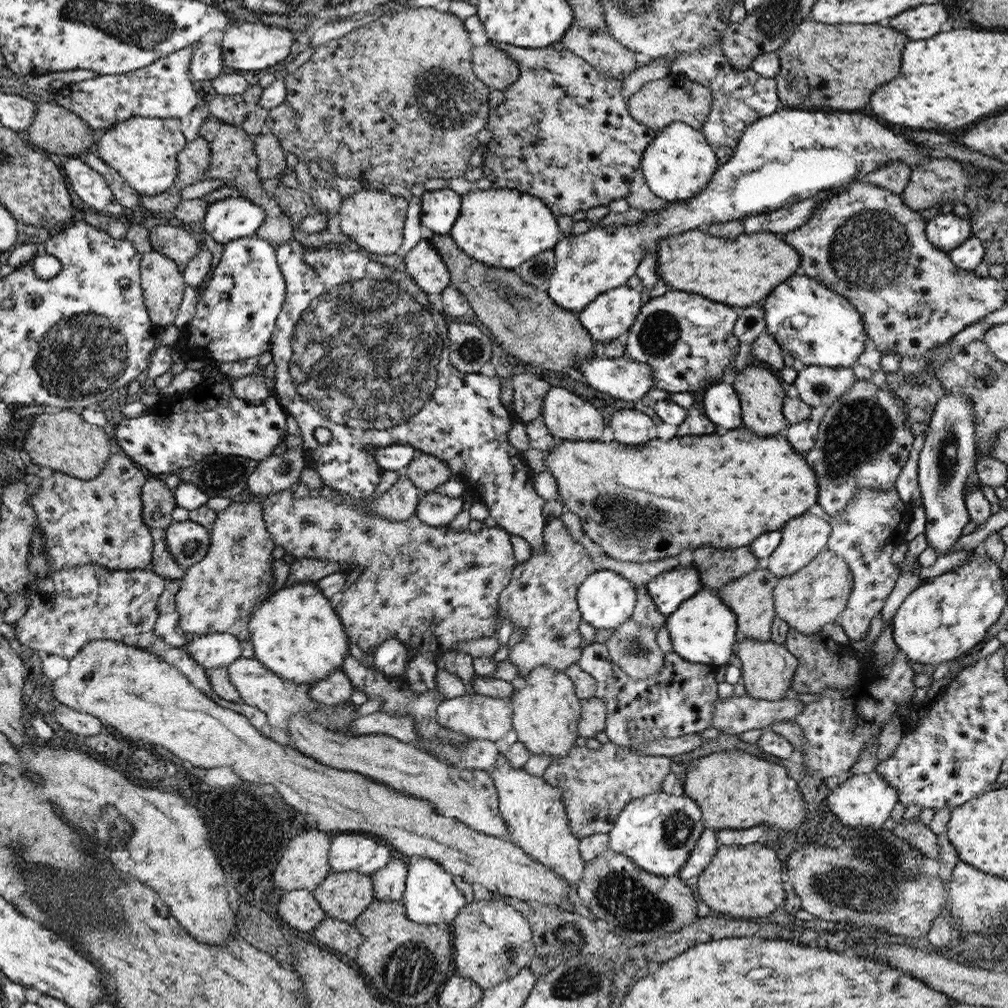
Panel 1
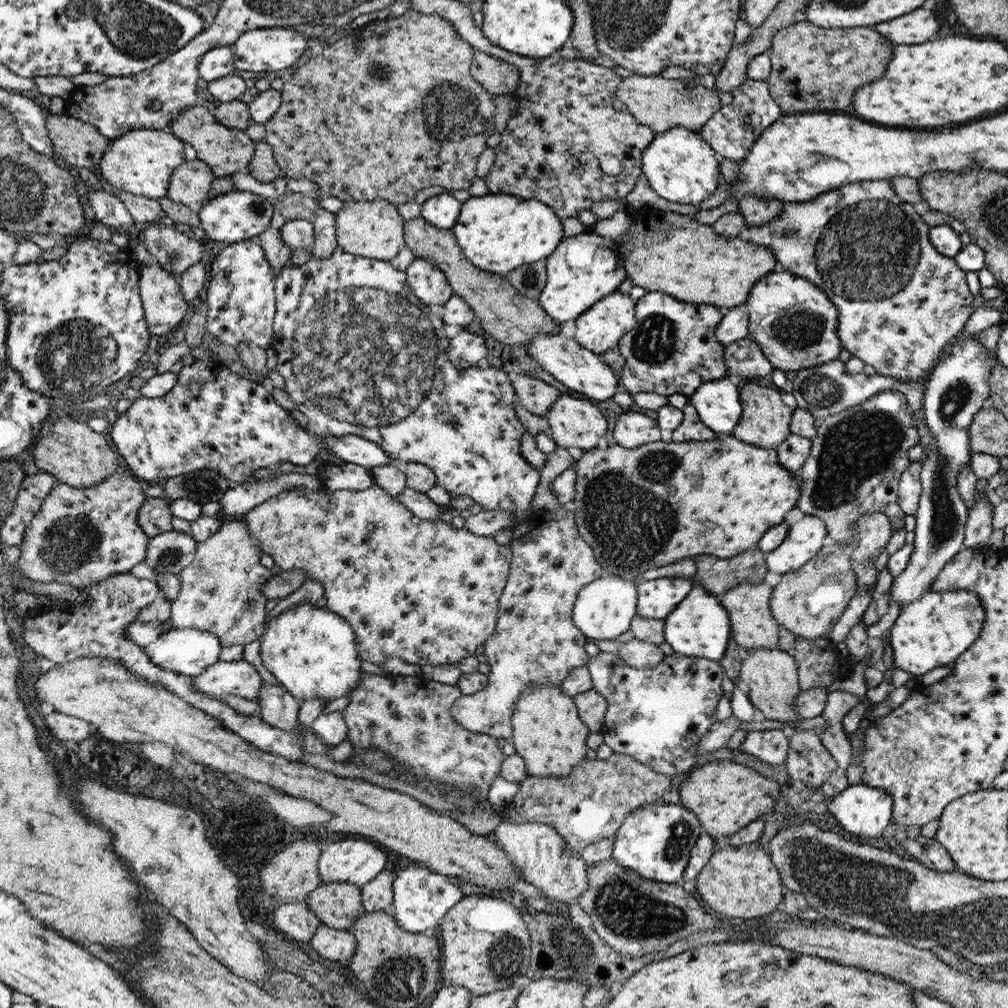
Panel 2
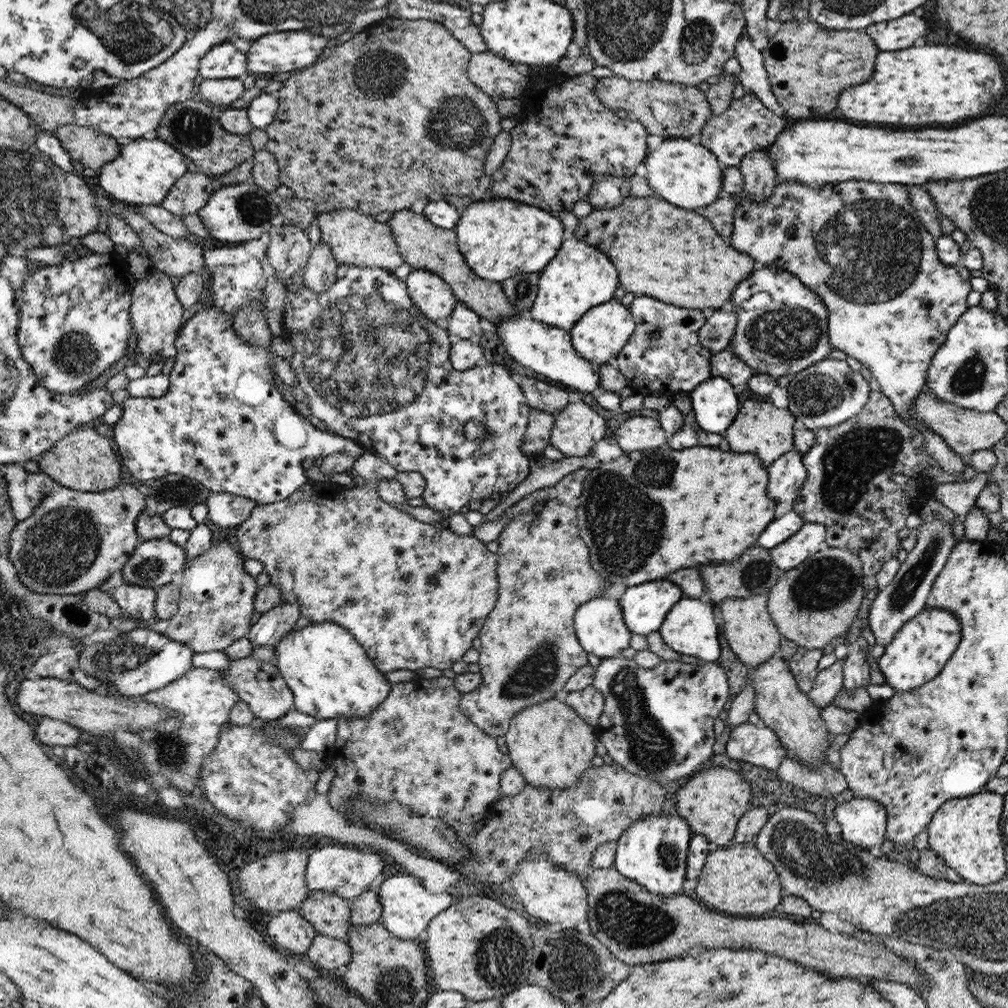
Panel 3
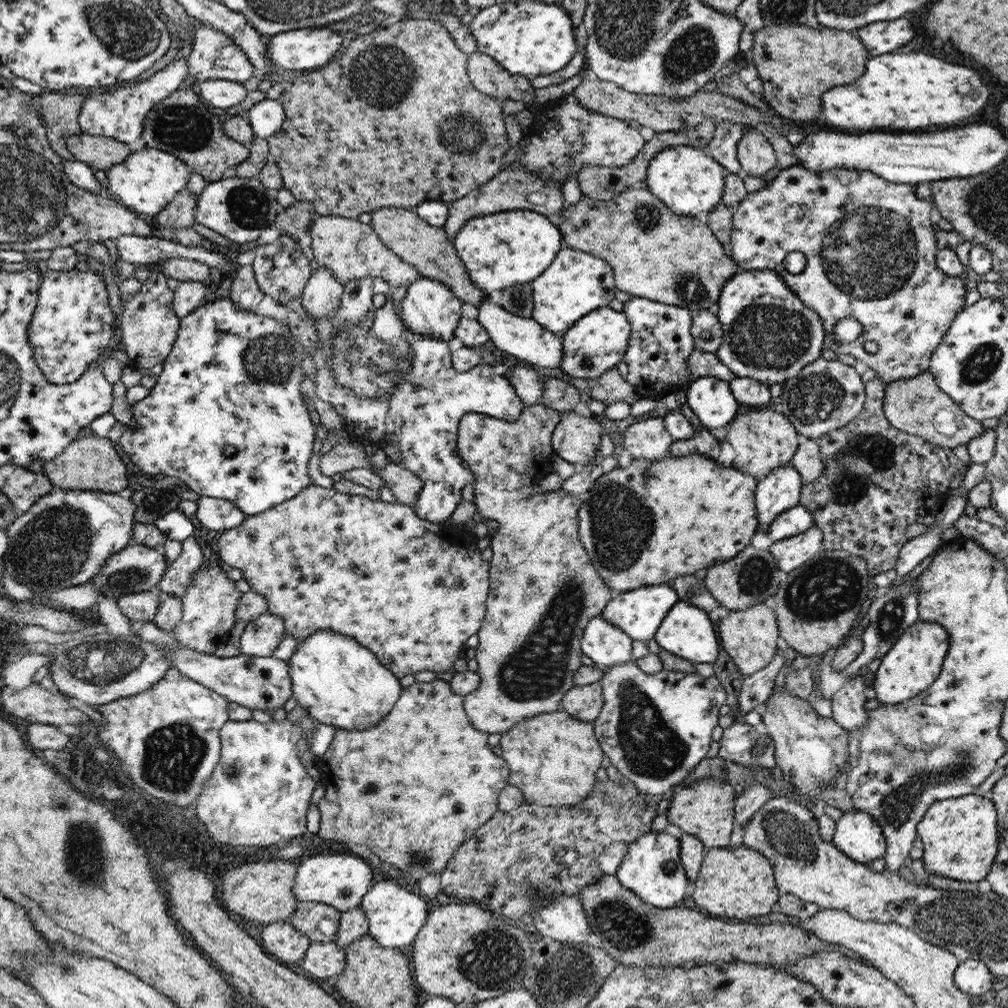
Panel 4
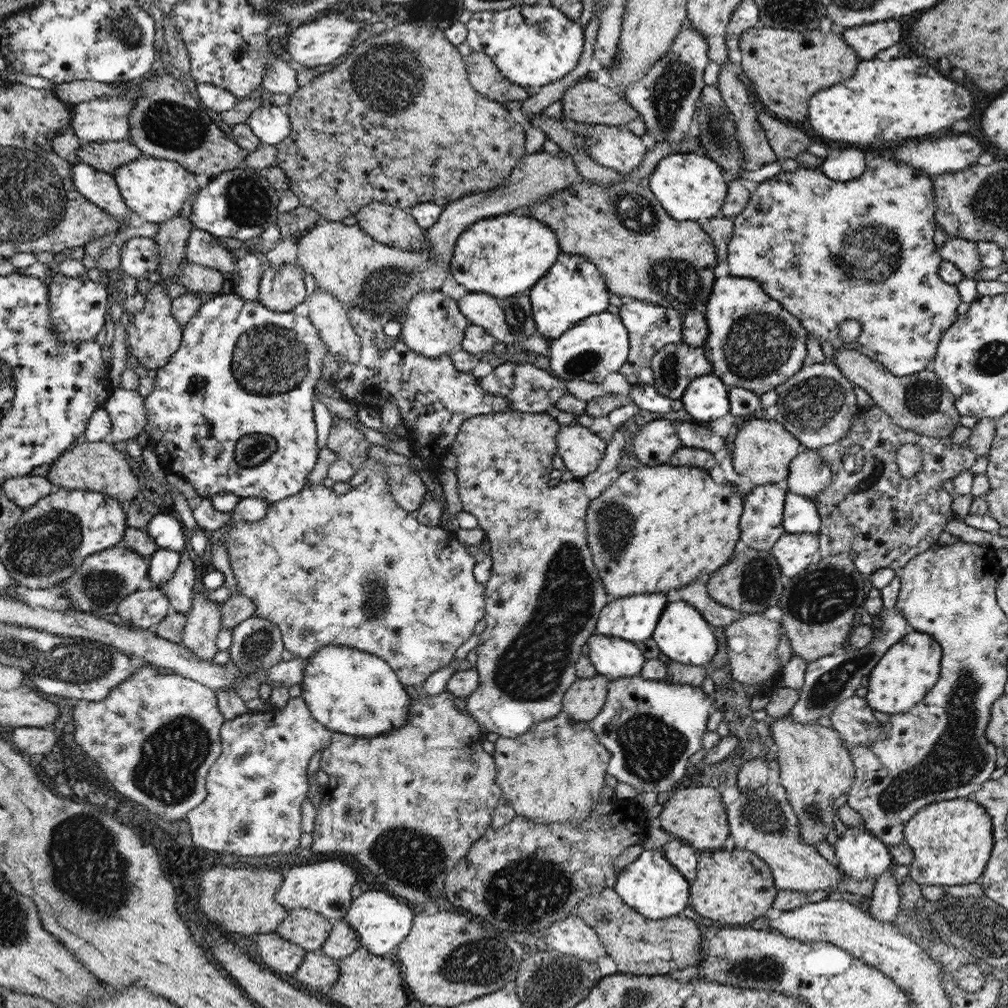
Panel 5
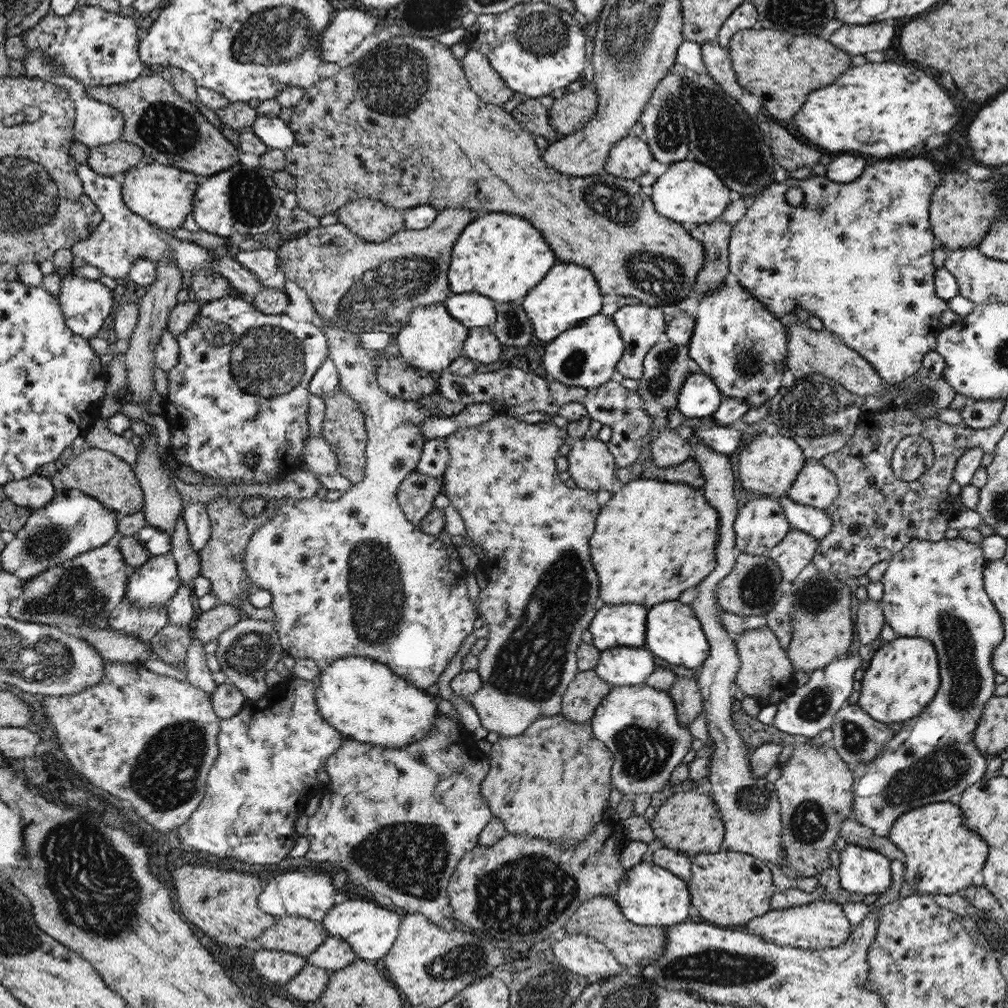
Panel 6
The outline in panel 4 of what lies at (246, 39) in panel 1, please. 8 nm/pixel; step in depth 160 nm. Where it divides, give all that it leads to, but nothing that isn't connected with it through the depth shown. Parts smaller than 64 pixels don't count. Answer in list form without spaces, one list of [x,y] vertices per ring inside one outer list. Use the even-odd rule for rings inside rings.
[[[328,26],[289,30],[267,38],[267,55],[275,68],[288,69],[290,72],[301,70],[310,72],[326,66],[334,54],[342,48],[342,36]]]

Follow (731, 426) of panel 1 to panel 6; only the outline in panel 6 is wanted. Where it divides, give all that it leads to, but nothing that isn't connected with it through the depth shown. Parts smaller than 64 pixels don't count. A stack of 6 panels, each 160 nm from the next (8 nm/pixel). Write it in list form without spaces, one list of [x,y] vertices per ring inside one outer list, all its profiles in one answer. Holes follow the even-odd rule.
[[[696,372],[686,377],[677,407],[685,417],[712,418],[723,399],[715,381],[704,372]]]

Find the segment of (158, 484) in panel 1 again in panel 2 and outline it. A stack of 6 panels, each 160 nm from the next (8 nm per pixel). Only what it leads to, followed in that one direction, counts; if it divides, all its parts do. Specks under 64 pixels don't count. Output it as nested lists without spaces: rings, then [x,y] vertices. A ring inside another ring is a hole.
[[[149,497],[142,505],[140,523],[144,531],[151,537],[173,530],[173,513],[168,500],[161,497]]]

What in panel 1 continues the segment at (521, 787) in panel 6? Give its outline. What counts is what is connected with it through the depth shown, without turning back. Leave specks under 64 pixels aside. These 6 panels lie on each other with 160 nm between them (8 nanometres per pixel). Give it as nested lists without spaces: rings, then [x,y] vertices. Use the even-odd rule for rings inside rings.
[[[549,665],[538,667],[523,678],[511,697],[513,729],[517,732],[517,741],[525,744],[531,755],[545,754],[554,759],[569,754],[578,737],[581,718],[582,700],[575,690],[570,677]]]

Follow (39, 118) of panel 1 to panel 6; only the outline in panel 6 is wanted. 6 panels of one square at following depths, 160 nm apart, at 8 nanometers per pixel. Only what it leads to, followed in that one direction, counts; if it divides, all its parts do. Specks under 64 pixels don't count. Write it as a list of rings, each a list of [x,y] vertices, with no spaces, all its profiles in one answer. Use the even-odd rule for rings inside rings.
[[[118,140],[88,152],[87,166],[100,175],[113,176],[137,167],[144,152],[136,144]]]

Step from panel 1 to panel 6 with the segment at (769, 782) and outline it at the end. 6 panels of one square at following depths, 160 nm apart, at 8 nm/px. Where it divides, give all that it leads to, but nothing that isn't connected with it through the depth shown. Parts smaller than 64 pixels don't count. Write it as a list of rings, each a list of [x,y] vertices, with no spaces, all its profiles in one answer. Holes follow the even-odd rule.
[[[703,789],[697,792],[680,792],[668,798],[651,820],[651,829],[655,838],[662,840],[666,848],[678,850],[688,856],[695,856],[700,853],[716,853],[722,838],[725,838],[724,826],[720,820],[721,813],[716,810],[710,793]]]

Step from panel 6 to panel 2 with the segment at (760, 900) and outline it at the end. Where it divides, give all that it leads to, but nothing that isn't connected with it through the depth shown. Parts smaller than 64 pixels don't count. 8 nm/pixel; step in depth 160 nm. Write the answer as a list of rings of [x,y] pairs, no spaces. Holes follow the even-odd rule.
[[[720,843],[714,851],[714,860],[706,866],[706,872],[698,875],[697,893],[702,900],[716,912],[726,914],[726,918],[766,918],[776,910],[785,895],[782,894],[780,870],[770,862],[770,856],[764,854],[754,843],[734,847]]]

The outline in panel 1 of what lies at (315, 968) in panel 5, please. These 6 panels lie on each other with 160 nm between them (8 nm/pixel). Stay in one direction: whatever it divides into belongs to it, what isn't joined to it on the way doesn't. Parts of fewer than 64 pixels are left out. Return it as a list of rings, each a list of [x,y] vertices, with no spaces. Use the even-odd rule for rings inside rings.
[[[328,917],[314,930],[314,938],[321,946],[345,957],[353,956],[365,940],[355,924]]]

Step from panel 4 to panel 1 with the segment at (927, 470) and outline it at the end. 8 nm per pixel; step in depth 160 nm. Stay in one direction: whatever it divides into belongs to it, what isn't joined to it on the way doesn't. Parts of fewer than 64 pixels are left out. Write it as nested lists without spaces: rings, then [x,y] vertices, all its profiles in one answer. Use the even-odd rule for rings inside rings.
[[[856,380],[853,387],[830,407],[822,418],[817,434],[817,442],[805,454],[806,459],[818,476],[820,485],[817,503],[828,516],[838,516],[854,498],[857,487],[873,490],[891,490],[895,488],[902,467],[906,464],[915,436],[908,428],[906,414],[900,399],[896,398],[886,387],[879,387],[873,382]]]

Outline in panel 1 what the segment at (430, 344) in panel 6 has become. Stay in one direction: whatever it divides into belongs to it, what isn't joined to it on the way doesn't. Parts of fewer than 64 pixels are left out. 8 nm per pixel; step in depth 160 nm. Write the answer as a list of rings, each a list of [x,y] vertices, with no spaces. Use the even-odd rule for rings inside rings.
[[[421,239],[408,252],[404,263],[407,274],[428,295],[441,294],[452,284],[452,274],[431,239]]]

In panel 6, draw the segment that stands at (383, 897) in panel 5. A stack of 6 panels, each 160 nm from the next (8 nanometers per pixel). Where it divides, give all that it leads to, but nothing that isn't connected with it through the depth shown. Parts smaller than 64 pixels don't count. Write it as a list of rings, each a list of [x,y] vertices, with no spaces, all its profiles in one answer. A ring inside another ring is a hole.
[[[348,900],[344,904],[332,906],[321,923],[325,925],[329,935],[340,936],[342,940],[348,941],[357,953],[357,958],[370,962],[378,961],[392,950],[401,926],[400,916],[396,912],[364,900]]]

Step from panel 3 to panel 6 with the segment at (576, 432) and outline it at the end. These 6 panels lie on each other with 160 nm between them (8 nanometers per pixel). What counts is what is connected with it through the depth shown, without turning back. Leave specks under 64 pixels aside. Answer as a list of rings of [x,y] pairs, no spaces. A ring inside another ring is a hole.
[[[584,437],[572,440],[572,447],[566,458],[568,461],[568,472],[570,473],[570,481],[574,486],[585,490],[592,490],[595,493],[598,490],[610,490],[614,484],[614,459],[615,457],[609,451],[609,447],[605,441],[599,438],[586,439]]]

